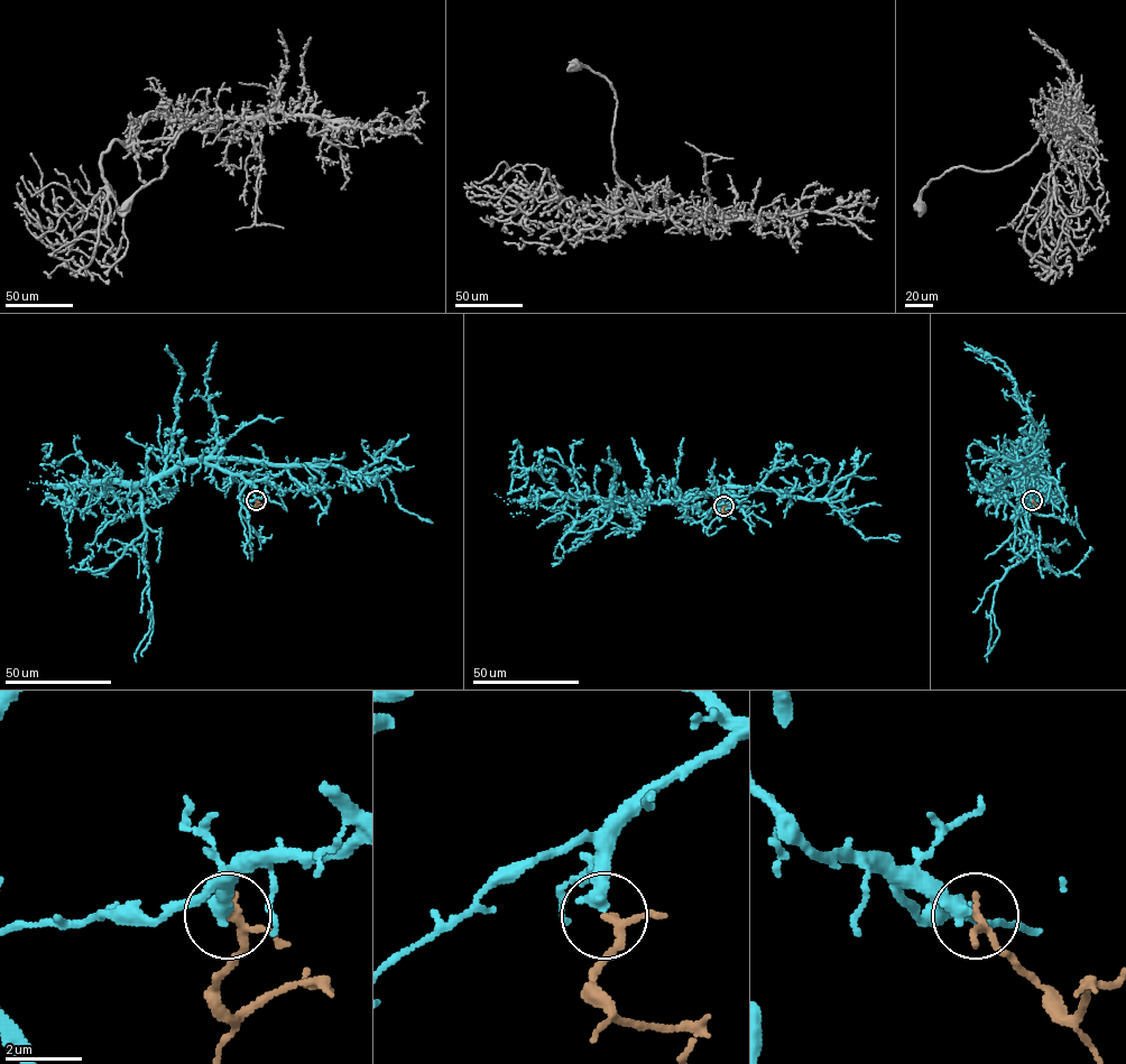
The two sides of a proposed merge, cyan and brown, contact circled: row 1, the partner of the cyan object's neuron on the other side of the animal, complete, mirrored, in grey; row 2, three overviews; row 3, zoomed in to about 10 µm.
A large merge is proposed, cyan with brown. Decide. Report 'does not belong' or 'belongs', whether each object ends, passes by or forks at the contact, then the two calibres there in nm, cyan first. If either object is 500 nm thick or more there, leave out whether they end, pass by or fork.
belongs | cyan ends | brown passes by | 400/170 nm

